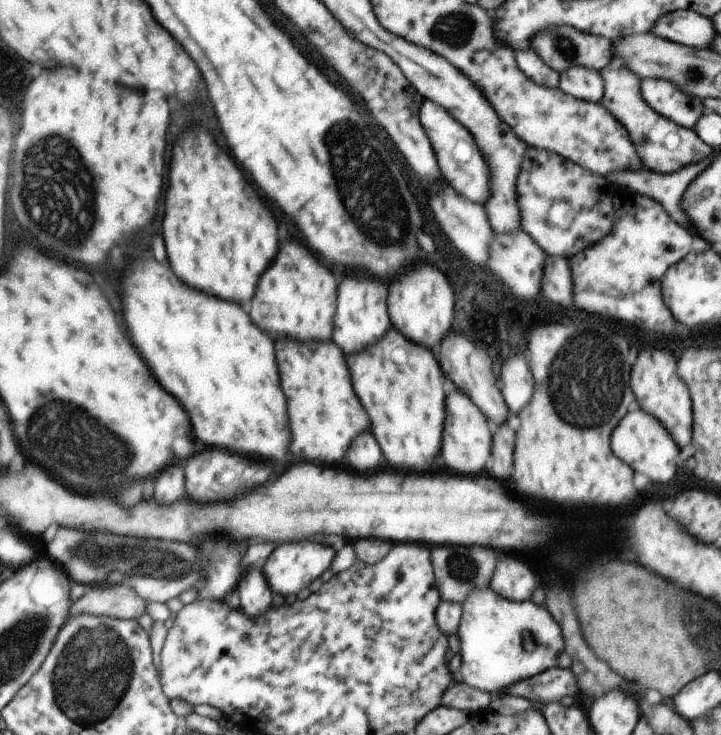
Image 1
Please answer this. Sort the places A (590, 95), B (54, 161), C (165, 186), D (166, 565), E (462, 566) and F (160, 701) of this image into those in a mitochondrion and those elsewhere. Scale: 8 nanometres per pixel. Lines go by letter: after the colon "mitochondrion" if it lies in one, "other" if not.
A: other
B: mitochondrion
C: other
D: mitochondrion
E: mitochondrion
F: other

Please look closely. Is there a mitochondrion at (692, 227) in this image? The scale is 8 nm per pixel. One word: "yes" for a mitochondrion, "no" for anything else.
no

